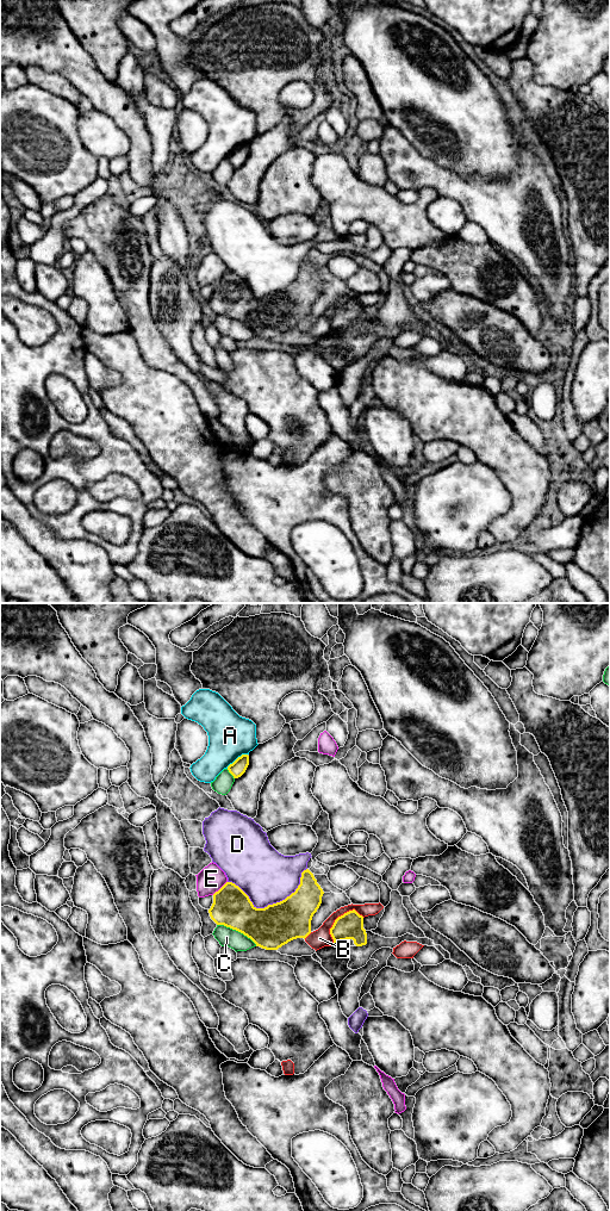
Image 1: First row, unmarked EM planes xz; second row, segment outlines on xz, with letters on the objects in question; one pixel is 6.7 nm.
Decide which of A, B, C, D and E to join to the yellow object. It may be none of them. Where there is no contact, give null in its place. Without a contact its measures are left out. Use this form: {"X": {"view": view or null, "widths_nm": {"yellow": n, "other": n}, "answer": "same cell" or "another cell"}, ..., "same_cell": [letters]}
{"A": {"view": "xz", "widths_nm": {"yellow": 100, "other": 300}, "answer": "another cell"}, "B": {"view": "xz", "widths_nm": {"yellow": 180, "other": 130}, "answer": "another cell"}, "C": {"view": "xz", "widths_nm": {"yellow": 280, "other": 130}, "answer": "another cell"}, "D": {"view": "xz", "widths_nm": {"yellow": 280, "other": 360}, "answer": "another cell"}, "E": {"view": "xz", "widths_nm": {"yellow": 260, "other": 180}, "answer": "another cell"}, "same_cell": []}

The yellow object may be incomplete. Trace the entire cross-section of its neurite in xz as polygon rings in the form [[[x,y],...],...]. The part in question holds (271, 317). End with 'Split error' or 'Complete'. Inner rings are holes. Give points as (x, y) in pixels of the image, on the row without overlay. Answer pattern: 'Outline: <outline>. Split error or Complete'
Outline: [[[309,259],[301,262],[300,274],[294,282],[264,298],[256,298],[238,275],[226,272],[213,284],[208,303],[217,315],[243,323],[256,336],[278,340],[311,323],[311,310],[322,293],[323,284]]]. Complete

